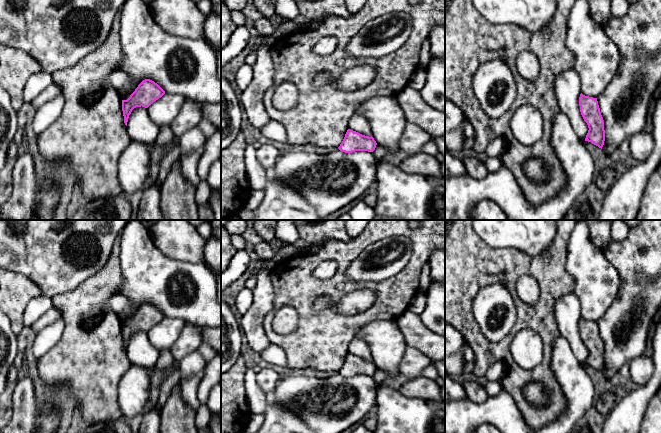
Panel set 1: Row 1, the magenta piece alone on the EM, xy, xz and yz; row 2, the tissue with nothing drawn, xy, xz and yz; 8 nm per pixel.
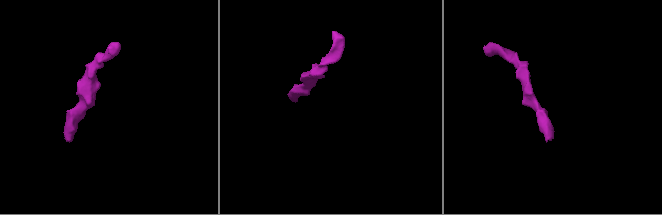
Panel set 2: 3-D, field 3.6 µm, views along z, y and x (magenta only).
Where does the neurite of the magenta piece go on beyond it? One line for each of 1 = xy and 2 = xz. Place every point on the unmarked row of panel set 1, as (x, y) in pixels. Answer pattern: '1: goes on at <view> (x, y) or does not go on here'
1: does not go on here
2: does not go on here

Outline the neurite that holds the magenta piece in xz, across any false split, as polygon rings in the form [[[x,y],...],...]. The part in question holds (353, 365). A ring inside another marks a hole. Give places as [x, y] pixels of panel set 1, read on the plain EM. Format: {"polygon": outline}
{"polygon": [[[348,353],[338,373],[345,377],[352,377],[355,375],[373,376],[376,369],[377,367],[372,360],[365,360]]]}

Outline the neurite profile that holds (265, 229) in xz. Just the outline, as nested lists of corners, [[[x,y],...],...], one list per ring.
[[[255,220],[254,229],[263,241],[269,242],[275,238],[277,220]]]

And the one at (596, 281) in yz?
[[[577,220],[567,242],[566,271],[574,279],[573,293],[578,297],[581,306],[581,317],[597,322],[615,301],[619,275],[615,267],[607,260],[603,249],[597,248],[589,235],[589,223]]]

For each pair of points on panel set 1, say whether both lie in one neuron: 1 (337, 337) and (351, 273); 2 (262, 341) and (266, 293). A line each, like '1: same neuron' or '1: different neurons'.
1: different neurons
2: same neuron

